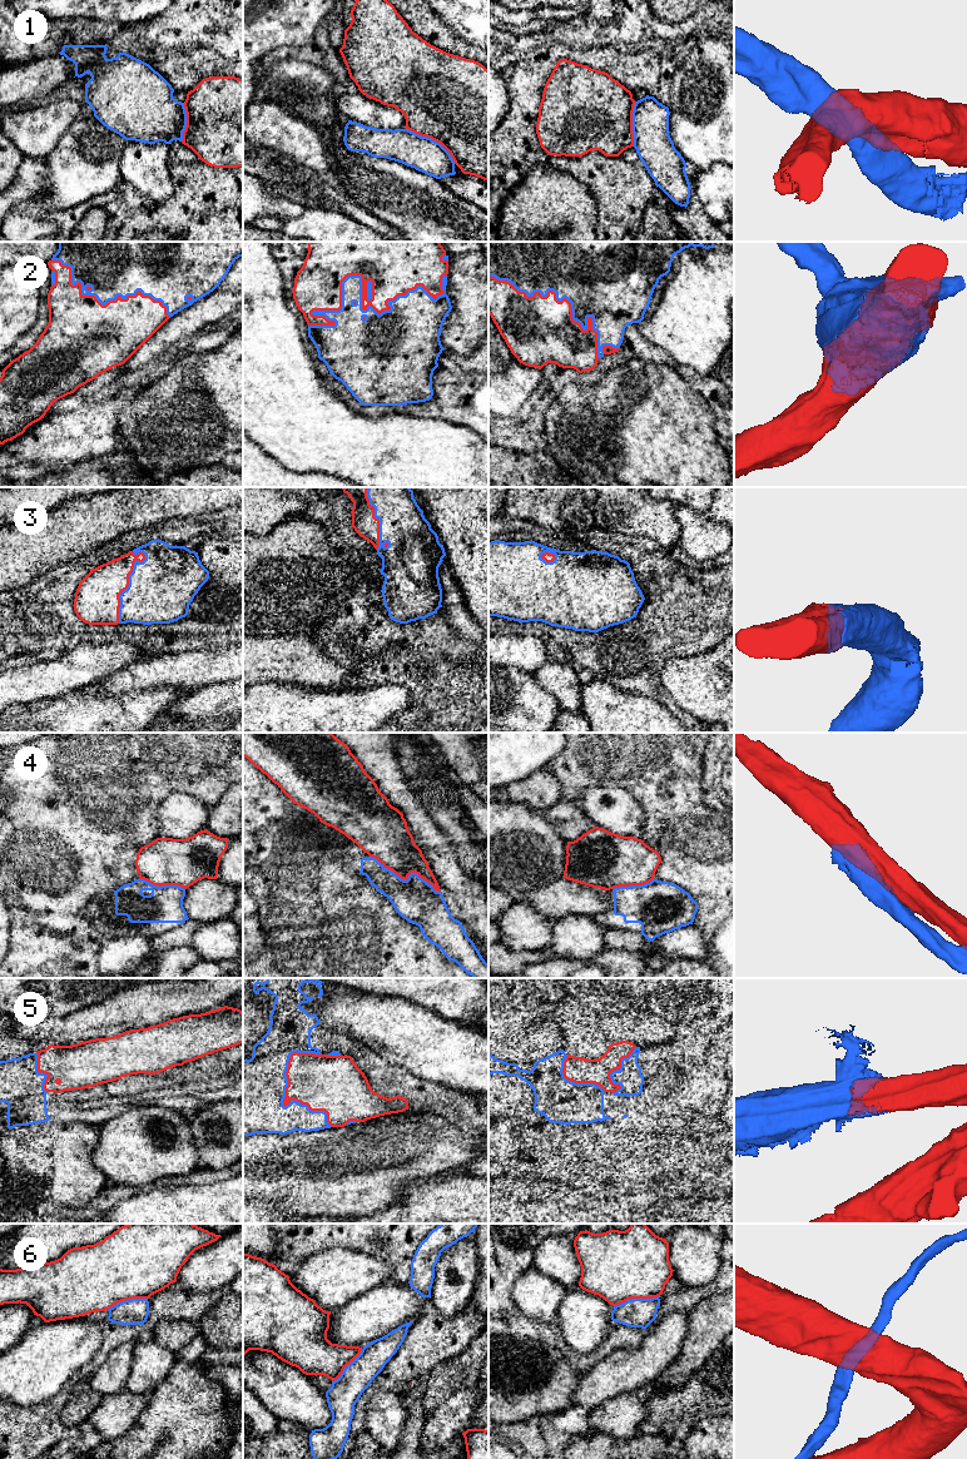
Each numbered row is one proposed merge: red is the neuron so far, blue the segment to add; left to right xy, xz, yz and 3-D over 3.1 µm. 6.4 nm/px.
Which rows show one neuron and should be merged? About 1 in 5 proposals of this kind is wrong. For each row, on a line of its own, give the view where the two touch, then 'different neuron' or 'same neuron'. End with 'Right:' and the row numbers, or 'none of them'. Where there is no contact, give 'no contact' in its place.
1: contact in xz; different neuron
2: contact in xz; same neuron
3: contact in xy; same neuron
4: contact in xz; different neuron
5: contact in xz; same neuron
6: contact in yz; different neuron
Right: 2, 3, 5

